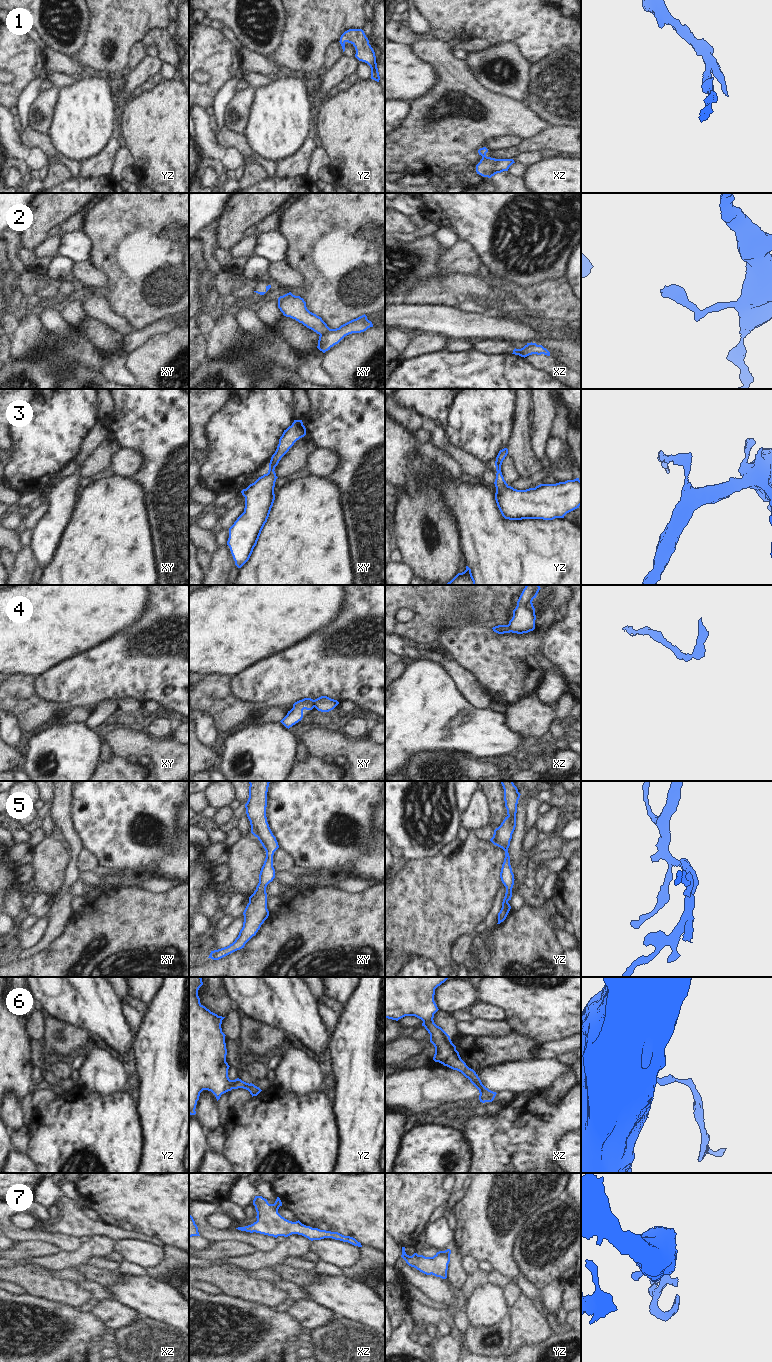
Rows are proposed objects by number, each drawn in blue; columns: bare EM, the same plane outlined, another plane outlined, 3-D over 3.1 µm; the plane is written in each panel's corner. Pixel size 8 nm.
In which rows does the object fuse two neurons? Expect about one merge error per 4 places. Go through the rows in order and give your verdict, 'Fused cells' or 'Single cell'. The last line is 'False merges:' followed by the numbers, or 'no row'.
1: Single cell
2: Fused cells
3: Single cell
4: Fused cells
5: Single cell
6: Single cell
7: Single cell
False merges: 2, 4

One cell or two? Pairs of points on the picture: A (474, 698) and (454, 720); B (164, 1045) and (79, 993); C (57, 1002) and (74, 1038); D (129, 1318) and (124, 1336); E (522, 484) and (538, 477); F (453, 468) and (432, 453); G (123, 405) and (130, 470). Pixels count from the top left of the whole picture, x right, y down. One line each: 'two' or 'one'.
A: two
B: two
C: two
D: two
E: one
F: one
G: two

